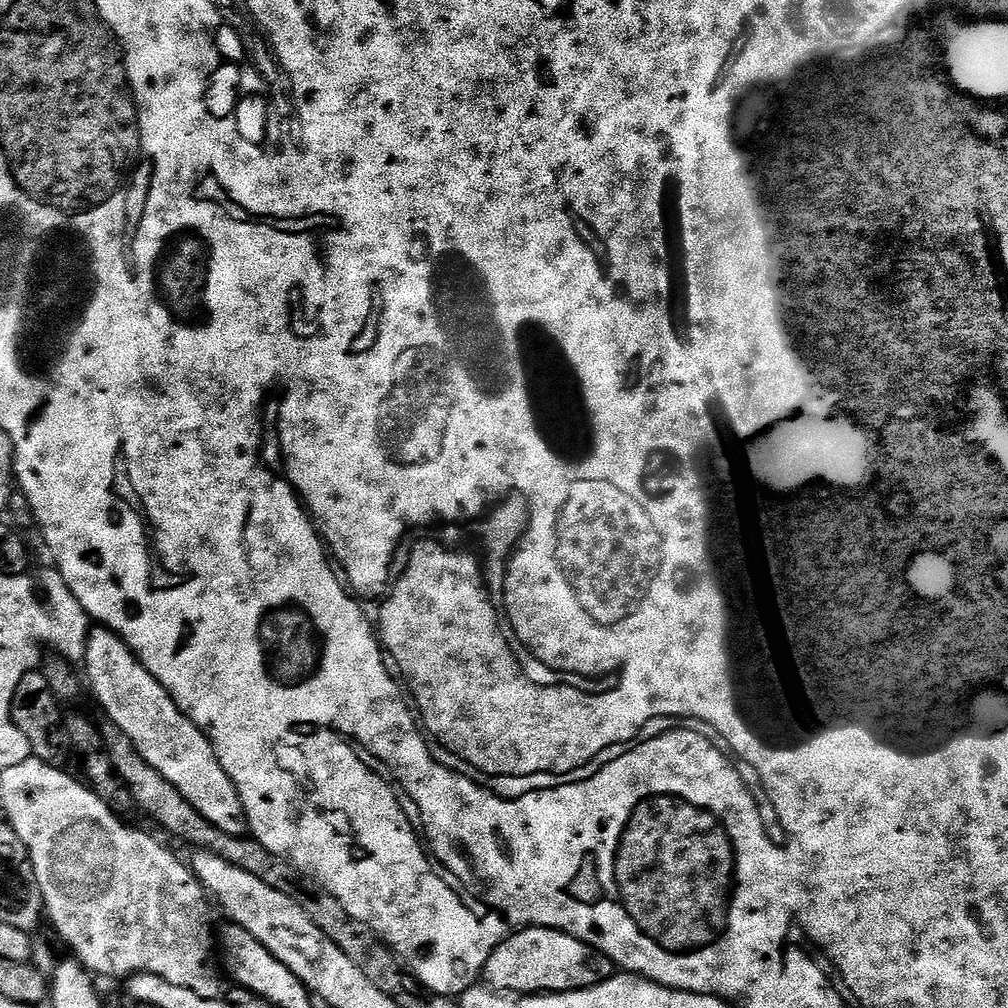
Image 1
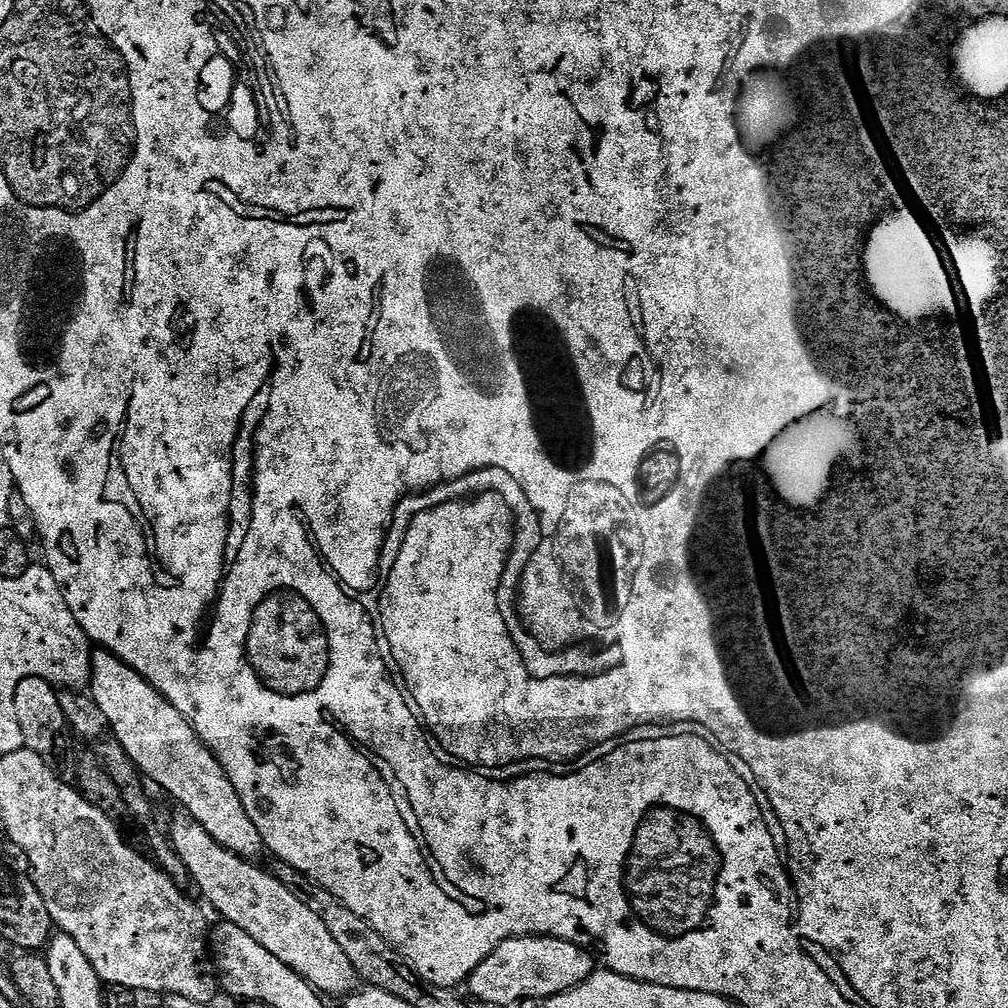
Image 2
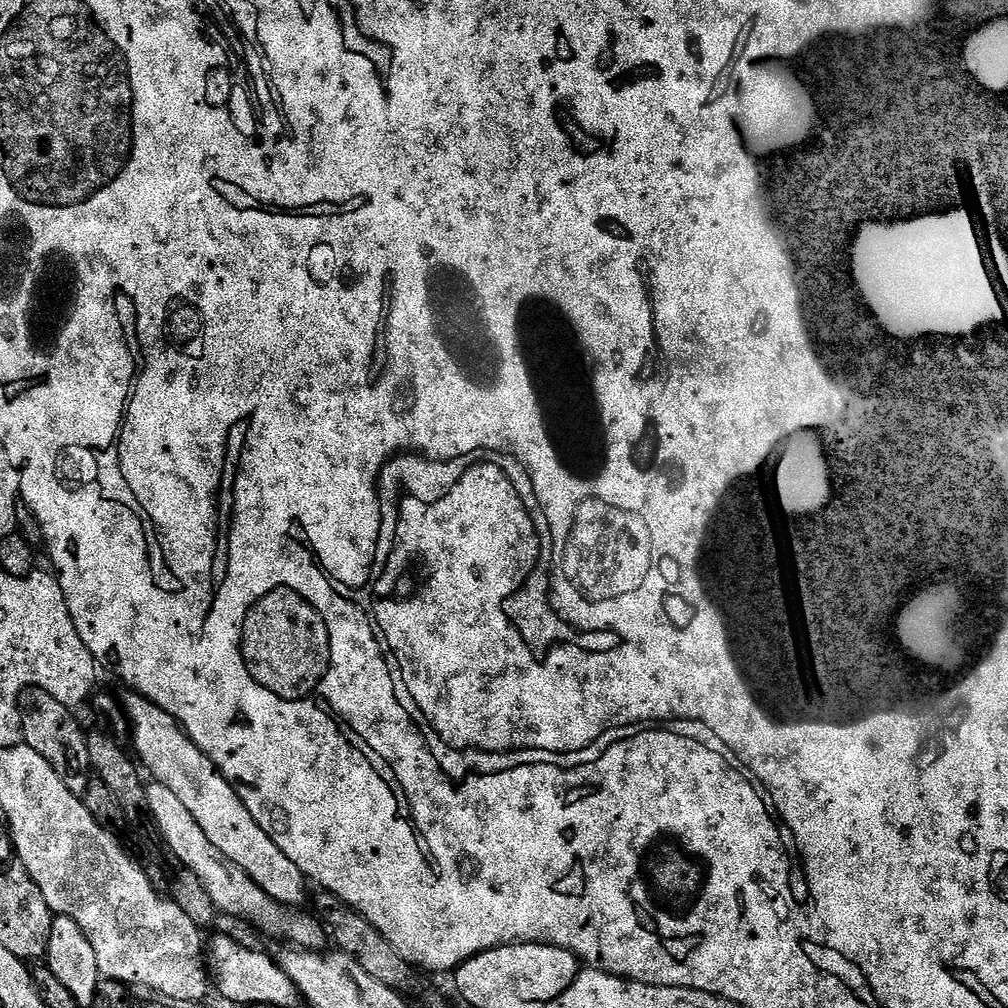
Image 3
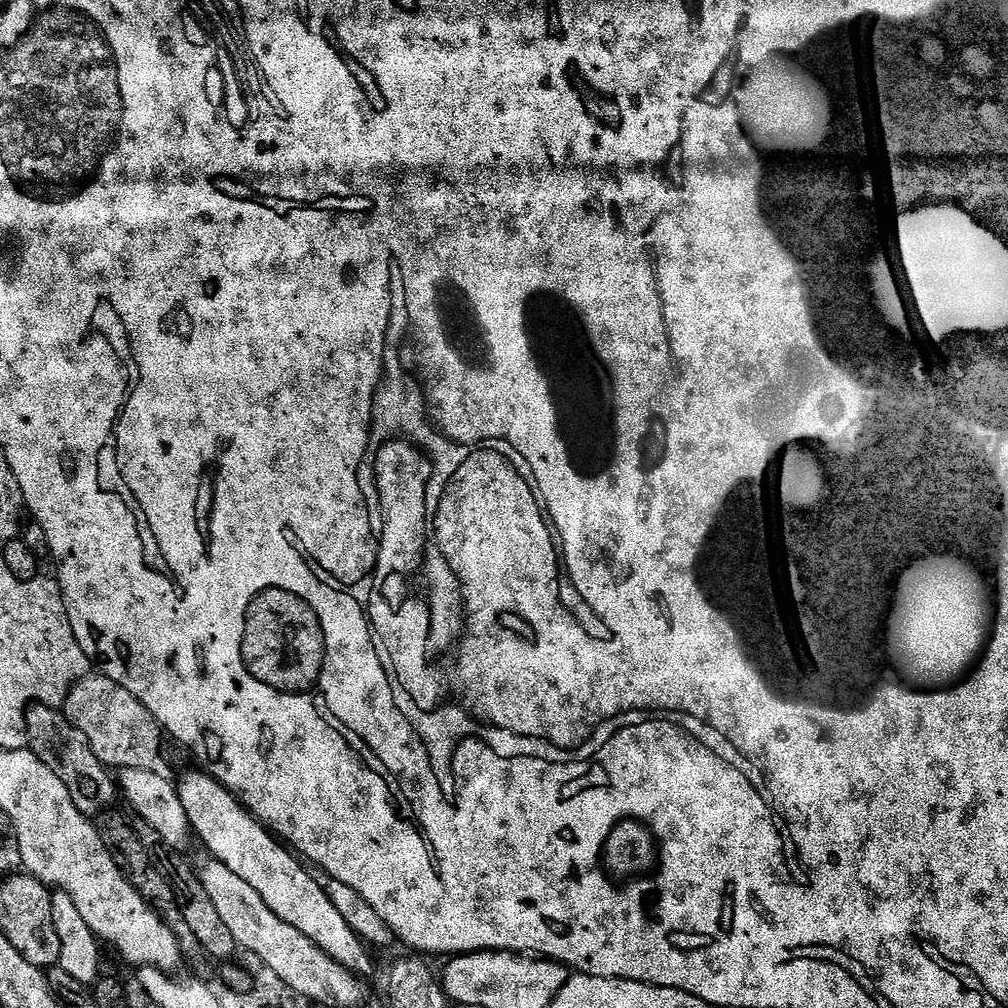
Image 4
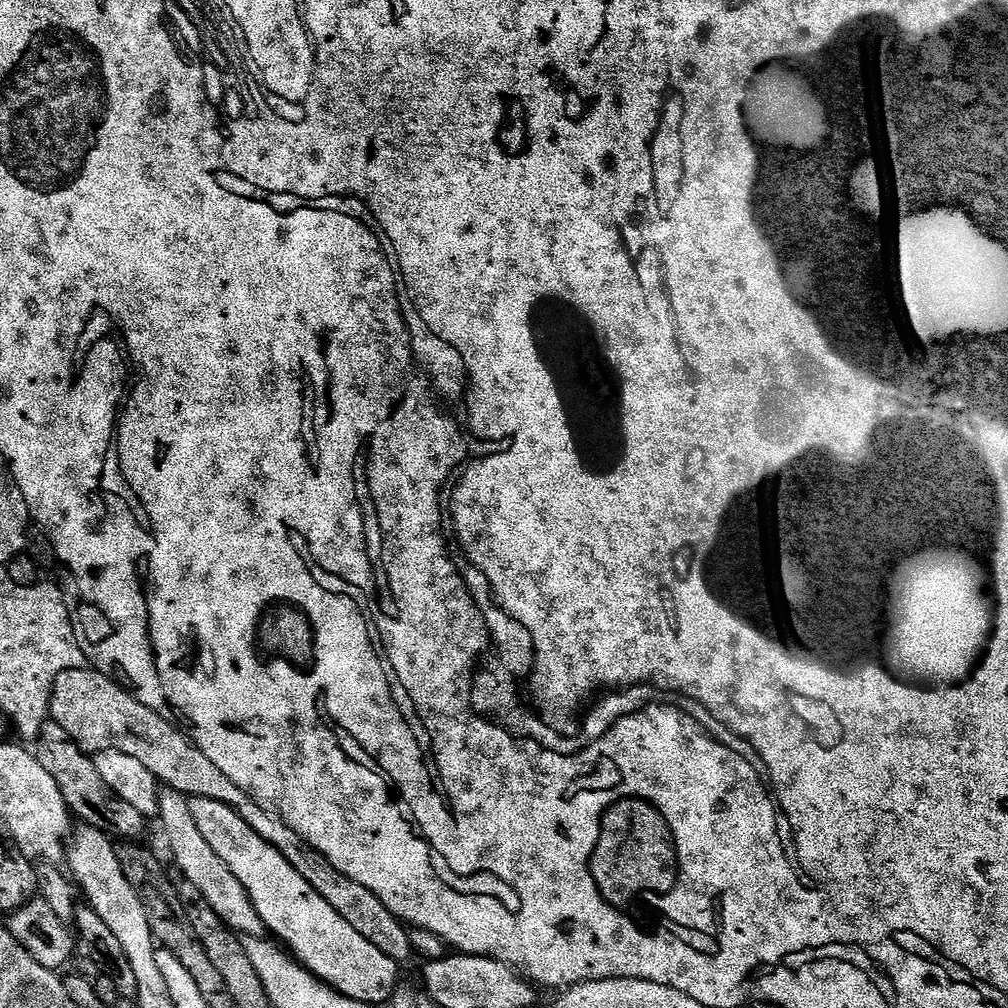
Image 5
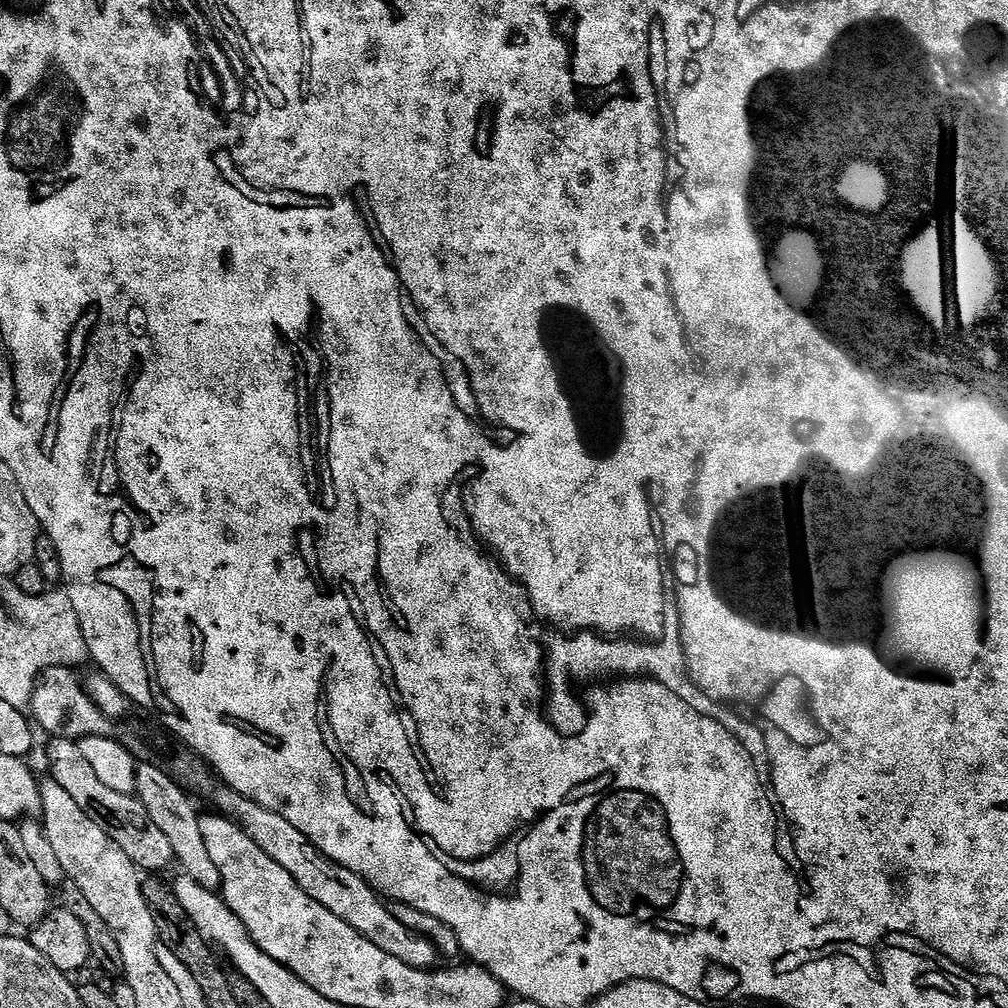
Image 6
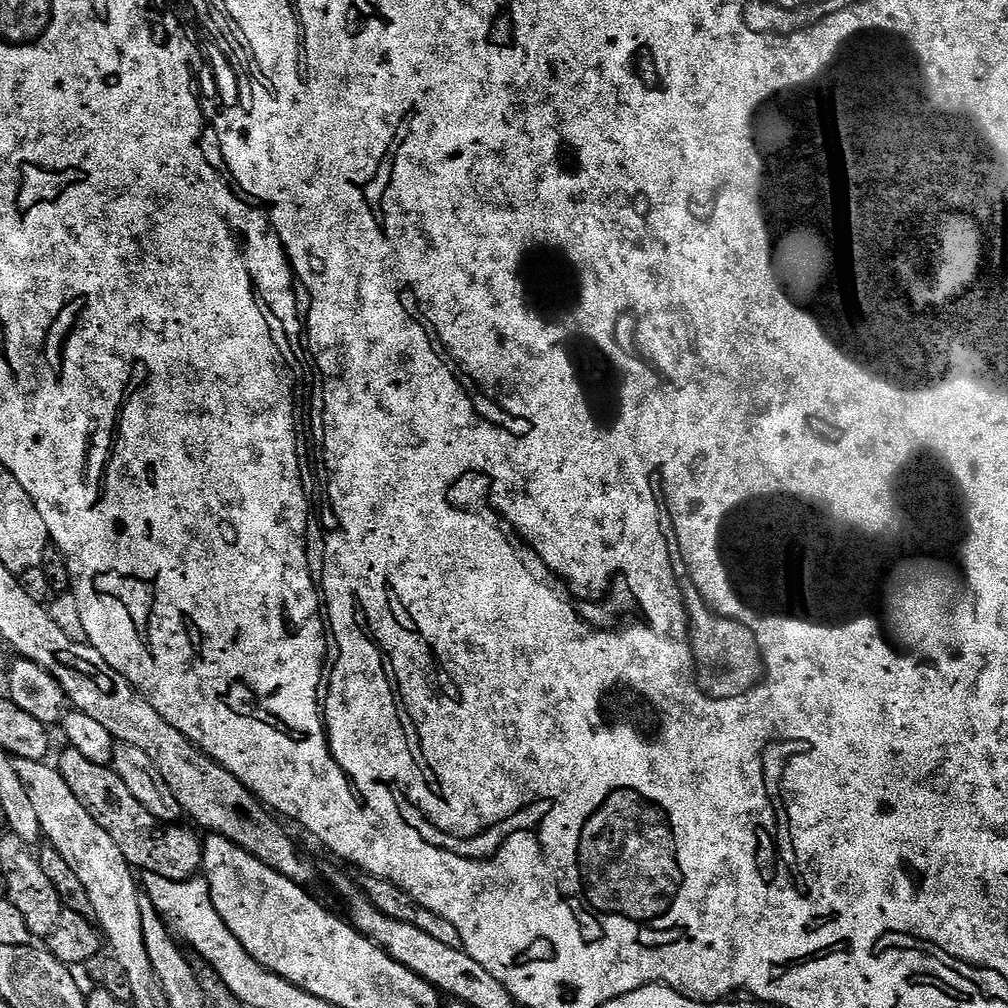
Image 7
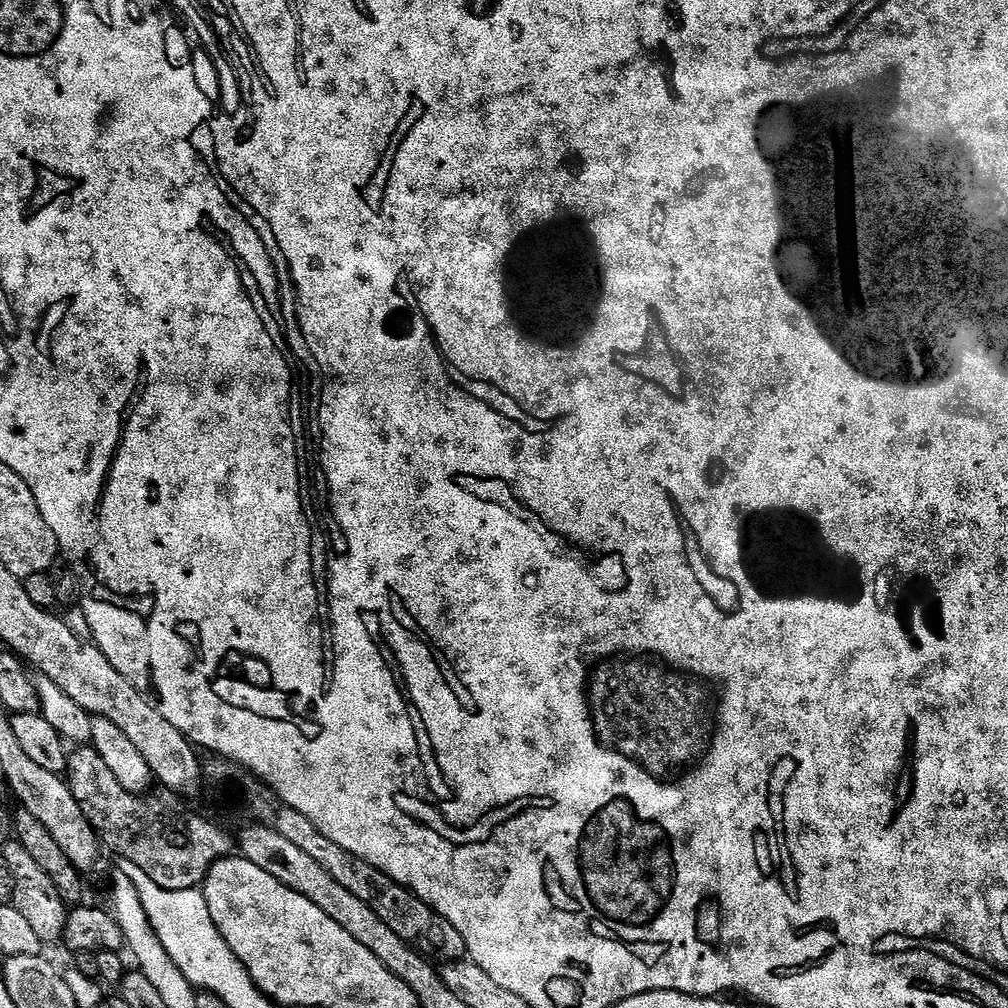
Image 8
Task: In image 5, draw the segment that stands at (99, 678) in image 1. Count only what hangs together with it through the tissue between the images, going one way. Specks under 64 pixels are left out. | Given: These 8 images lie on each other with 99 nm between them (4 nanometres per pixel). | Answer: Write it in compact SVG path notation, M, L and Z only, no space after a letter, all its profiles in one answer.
M201 796L191 797L188 805L190 814L194 814L194 822L198 822L198 830L202 830L202 838L206 838L206 842L210 842L210 850L214 850L214 854L218 854L218 858L226 862L230 874L234 874L234 878L242 882L265 929L269 933L273 932L277 936L275 939L299 963L321 982L330 985L335 992L340 992L346 998L354 998L365 1006L383 1005L391 998L401 983L401 965L397 961L382 954L382 950L378 950L374 942L366 942L366 938L362 938L362 934L358 934L358 930L354 930L354 926L350 926L350 922L346 922L346 918L342 918L342 914L338 914L338 910L334 910L334 906L330 906L330 902L326 902L326 898L322 898L322 894L318 894L318 890L314 890L314 886L310 886L310 882L306 882L306 878L302 878L302 874L298 874L298 870L294 870L294 866L290 866L290 862L286 862L286 858L278 854L278 850L274 850L274 846L270 846L270 842L258 838L258 834L254 834L254 830L250 830L246 822L242 822L240 815L230 810L230 806L214 802L214 798Z

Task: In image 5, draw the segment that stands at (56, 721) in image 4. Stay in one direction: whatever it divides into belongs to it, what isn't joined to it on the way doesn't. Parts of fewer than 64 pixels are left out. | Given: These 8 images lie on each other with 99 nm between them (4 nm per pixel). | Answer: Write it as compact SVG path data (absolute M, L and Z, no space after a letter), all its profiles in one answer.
M45 722L41 726L40 735L34 741L34 755L46 770L46 774L50 774L54 782L58 782L58 790L62 790L62 798L68 803L68 811L75 819L77 816L85 825L124 842L136 842L141 839L146 817L138 814L138 810L134 810L130 802L122 802L122 798L118 798L118 794L114 794L114 790L110 790L110 786L102 782L95 759L82 751L72 741L70 734L62 730L62 726L51 722Z

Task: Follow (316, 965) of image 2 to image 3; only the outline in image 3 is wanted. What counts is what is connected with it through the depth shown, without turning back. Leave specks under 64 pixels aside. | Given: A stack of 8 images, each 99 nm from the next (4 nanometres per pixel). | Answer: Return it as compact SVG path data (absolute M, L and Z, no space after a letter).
M152 782L147 785L147 790L150 810L156 819L156 827L166 838L170 850L178 854L178 858L184 865L194 870L198 882L206 886L206 894L214 898L214 906L223 915L225 912L228 916L241 916L244 920L253 920L266 935L277 936L278 939L284 940L280 942L291 942L297 948L320 950L325 947L325 925L315 915L299 916L296 913L299 911L279 904L277 900L265 894L237 864L230 862L230 858L226 858L226 854L218 850L218 846L214 846L214 842L210 842L210 838L206 838L206 830L202 830L202 826L194 822L194 814L190 814L190 810L182 806L182 801L170 791L170 786Z

